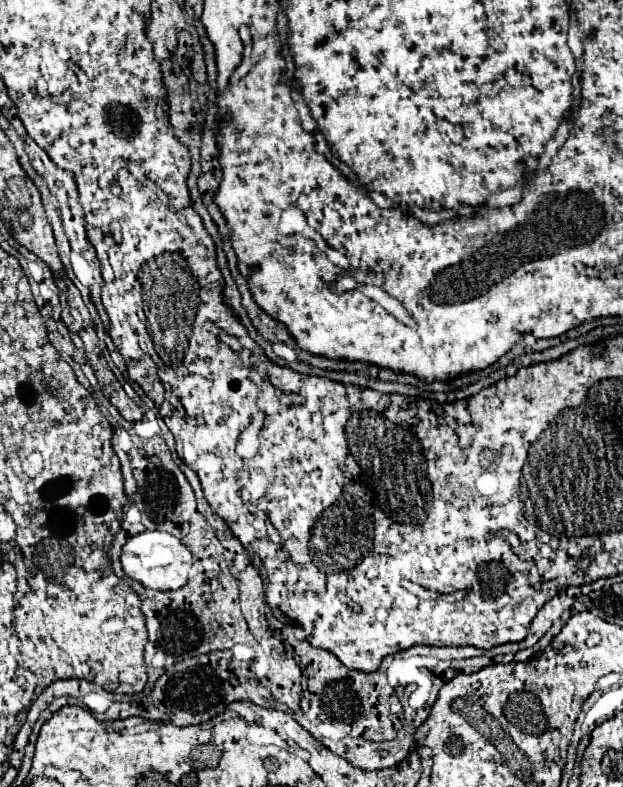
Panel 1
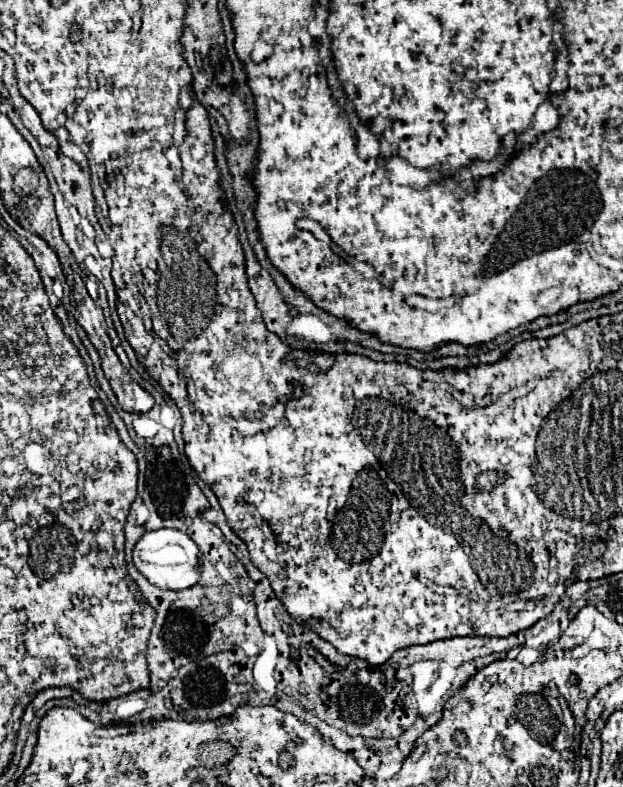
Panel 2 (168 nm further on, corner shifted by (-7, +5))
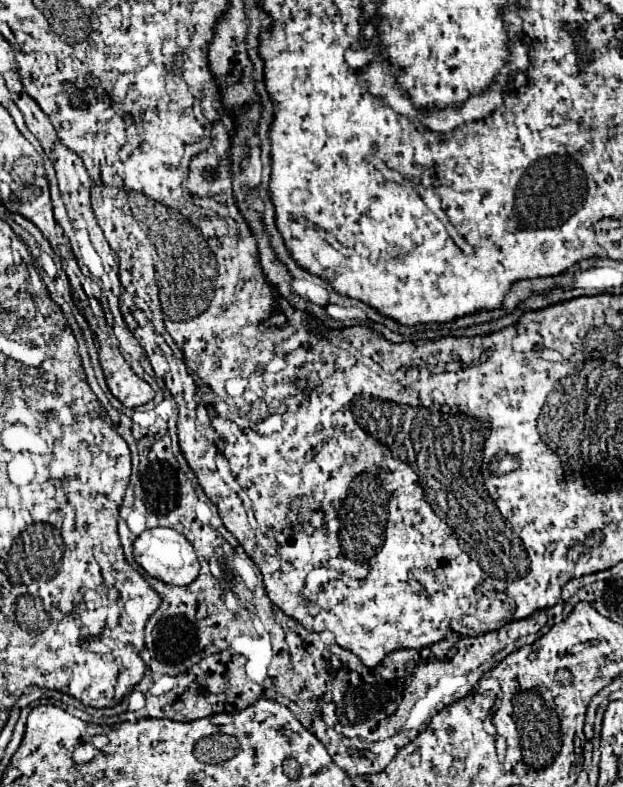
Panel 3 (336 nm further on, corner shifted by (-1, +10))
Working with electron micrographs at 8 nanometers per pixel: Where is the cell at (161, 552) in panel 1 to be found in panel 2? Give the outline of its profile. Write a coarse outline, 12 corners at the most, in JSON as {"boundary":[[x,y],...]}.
{"boundary":[[181,530],[147,532],[133,550],[155,586],[199,582],[197,544]]}

